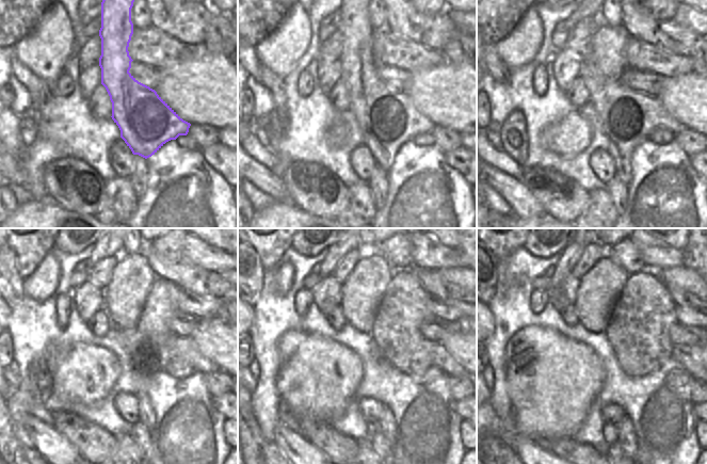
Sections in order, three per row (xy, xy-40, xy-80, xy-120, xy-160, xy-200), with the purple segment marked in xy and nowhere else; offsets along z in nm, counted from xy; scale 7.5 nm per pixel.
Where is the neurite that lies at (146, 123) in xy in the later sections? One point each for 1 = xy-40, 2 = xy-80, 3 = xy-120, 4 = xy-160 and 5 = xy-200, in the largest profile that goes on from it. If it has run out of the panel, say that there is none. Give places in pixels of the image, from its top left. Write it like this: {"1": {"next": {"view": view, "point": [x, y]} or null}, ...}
{"1": {"next": {"view": "xy-40", "point": [387, 118]}}, "2": {"next": {"view": "xy-80", "point": [628, 117]}}, "3": {"next": {"view": "xy-120", "point": [147, 355]}}, "4": {"next": {"view": "xy-160", "point": [386, 424]}}, "5": {"next": {"view": "xy-200", "point": [626, 437]}}}

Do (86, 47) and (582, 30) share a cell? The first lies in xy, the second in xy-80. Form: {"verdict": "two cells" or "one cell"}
{"verdict": "one cell"}

